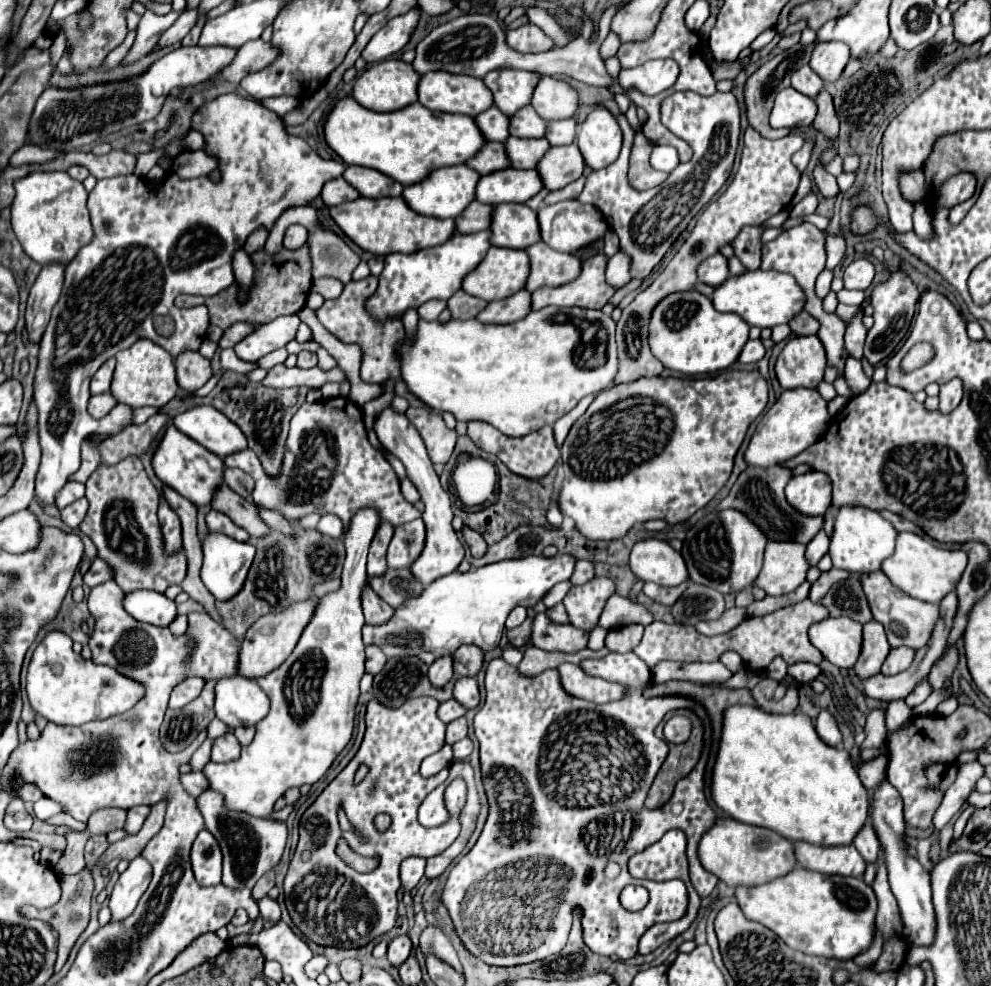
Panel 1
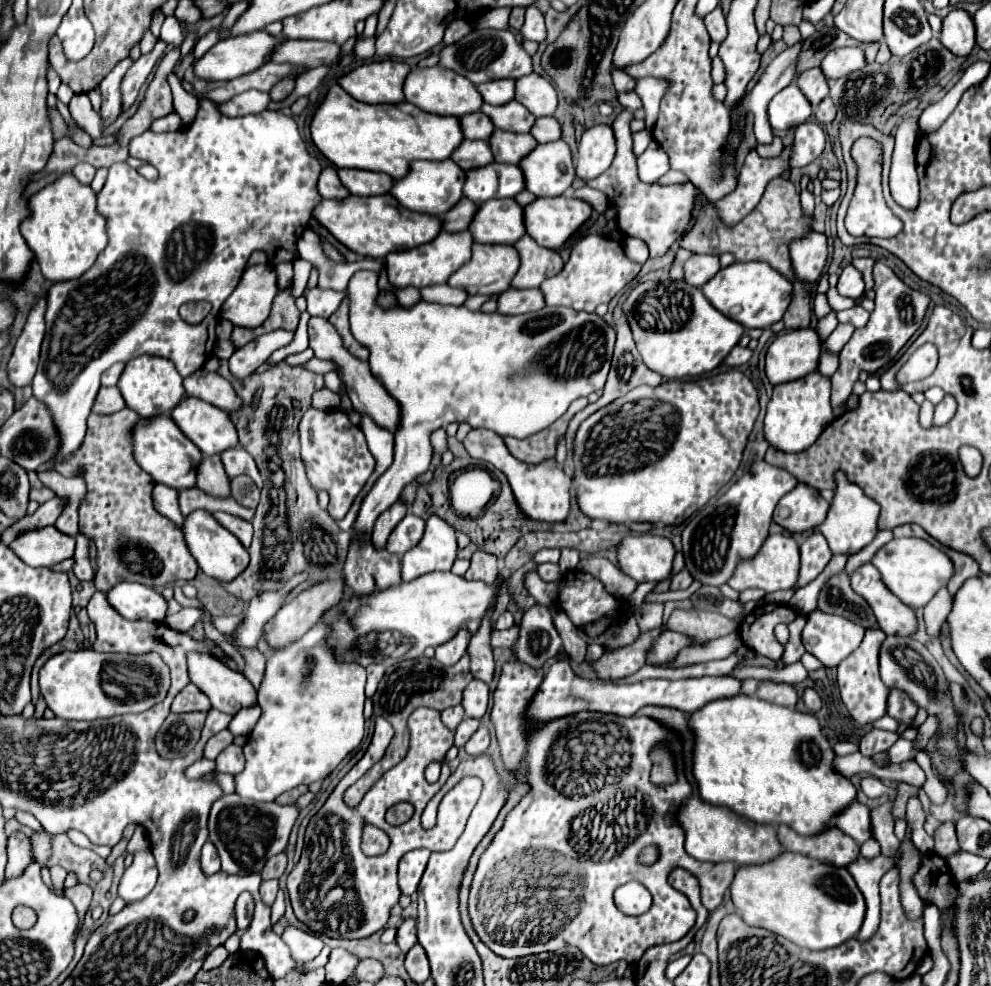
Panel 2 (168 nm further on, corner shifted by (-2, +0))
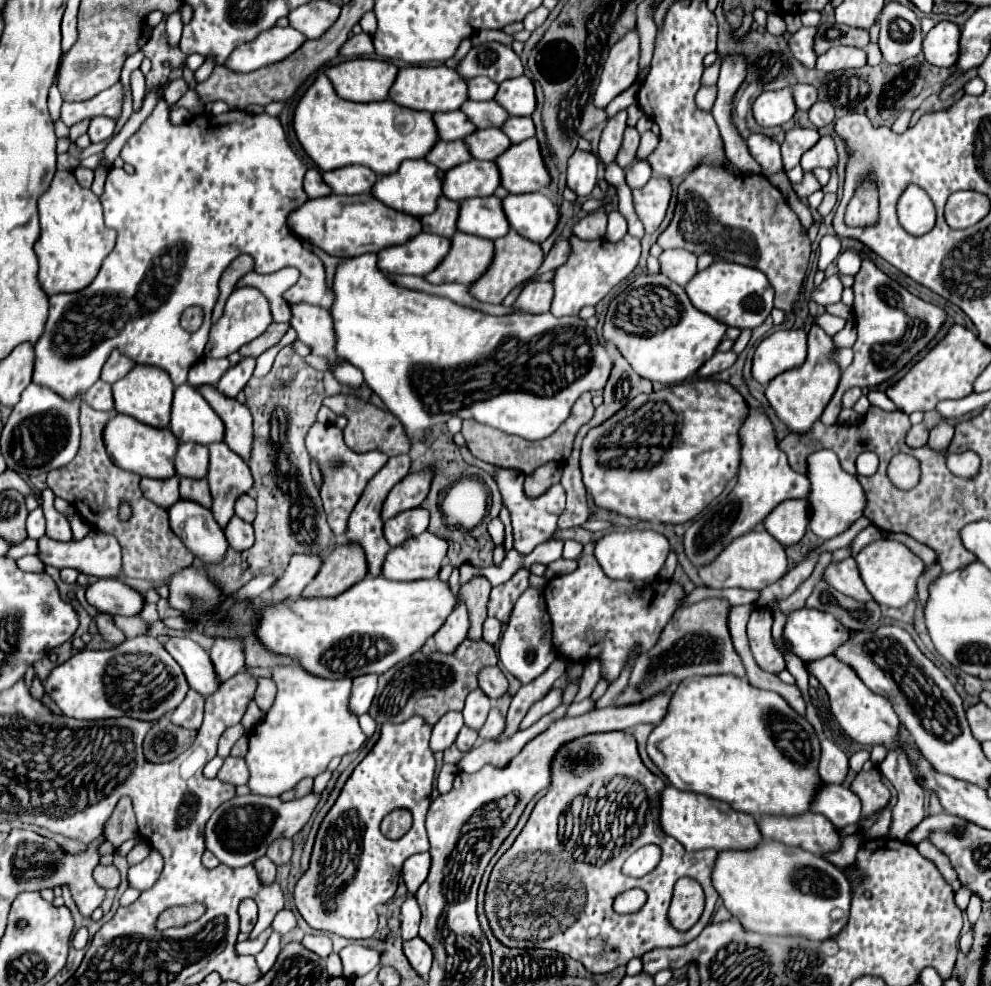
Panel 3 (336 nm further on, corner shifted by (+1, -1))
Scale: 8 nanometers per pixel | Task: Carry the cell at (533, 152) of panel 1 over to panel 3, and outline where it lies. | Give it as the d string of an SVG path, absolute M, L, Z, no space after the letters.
M479 129L465 139L469 151L479 161L495 161L509 149L511 139L501 129Z

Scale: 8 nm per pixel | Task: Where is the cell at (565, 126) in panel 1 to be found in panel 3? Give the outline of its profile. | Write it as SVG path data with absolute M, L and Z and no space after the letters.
M509 117L501 129L513 143L521 143L529 137L535 137L535 125L531 117Z

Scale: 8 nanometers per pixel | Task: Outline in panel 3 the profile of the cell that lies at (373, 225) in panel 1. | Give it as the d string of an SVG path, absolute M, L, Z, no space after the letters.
M371 193L365 195L329 195L319 199L309 199L297 211L289 215L289 227L297 237L317 245L329 255L337 255L341 259L359 257L363 253L379 253L387 245L407 243L415 235L421 233L421 221L413 215L393 211L385 207Z

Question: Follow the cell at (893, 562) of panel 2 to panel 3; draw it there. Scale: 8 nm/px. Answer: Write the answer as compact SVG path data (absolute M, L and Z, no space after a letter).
M891 539L873 541L855 557L855 561L859 565L859 573L863 577L863 583L867 585L869 593L873 595L873 599L879 605L905 607L907 603L911 603L915 599L917 579L925 571L925 563L921 559L917 559L917 555L913 555L903 543L891 541Z

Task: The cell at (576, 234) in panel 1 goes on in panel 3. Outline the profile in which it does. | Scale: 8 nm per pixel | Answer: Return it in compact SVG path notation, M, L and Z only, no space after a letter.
M543 193L507 195L503 199L503 211L511 229L535 243L543 243L561 219L559 207L553 205Z

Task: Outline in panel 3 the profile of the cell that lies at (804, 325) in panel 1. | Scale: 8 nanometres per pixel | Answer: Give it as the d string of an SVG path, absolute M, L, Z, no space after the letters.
M705 165L691 171L679 185L675 217L657 243L663 249L681 247L695 255L711 253L717 261L757 267L773 285L775 307L783 313L795 311L799 303L811 255L807 229L765 175L729 175Z

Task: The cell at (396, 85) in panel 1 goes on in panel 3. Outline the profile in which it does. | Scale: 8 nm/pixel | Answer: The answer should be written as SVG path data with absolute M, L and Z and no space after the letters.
M353 59L325 71L337 95L349 101L385 101L397 73L395 63L377 59Z

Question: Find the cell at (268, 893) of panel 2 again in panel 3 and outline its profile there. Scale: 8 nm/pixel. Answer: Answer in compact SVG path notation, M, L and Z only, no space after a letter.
M261 857L255 861L255 869L259 873L259 879L263 885L271 885L275 883L275 865L267 859L267 857Z

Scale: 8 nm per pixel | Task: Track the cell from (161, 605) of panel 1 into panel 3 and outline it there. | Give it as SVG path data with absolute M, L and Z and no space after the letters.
M99 579L87 587L87 601L109 615L139 615L145 607L143 595L127 583L113 579Z

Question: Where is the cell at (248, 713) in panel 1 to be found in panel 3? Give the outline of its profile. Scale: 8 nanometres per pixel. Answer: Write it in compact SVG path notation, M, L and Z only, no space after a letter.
M171 637L165 643L165 649L181 665L191 689L207 697L221 687L221 681L217 681L217 673L213 671L213 661L201 645L185 637Z

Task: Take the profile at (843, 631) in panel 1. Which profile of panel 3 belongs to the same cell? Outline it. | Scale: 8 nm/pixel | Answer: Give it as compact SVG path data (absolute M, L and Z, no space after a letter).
M803 607L787 617L783 639L799 659L813 661L833 655L833 651L837 651L853 633L855 631L841 627L833 615Z

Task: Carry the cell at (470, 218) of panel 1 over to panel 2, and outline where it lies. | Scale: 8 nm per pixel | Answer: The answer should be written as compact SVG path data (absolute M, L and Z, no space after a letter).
M460 198L460 202L456 202L456 206L452 206L452 210L448 210L442 218L442 230L446 232L462 232L470 226L474 212L476 212L476 204L470 202L468 198Z

